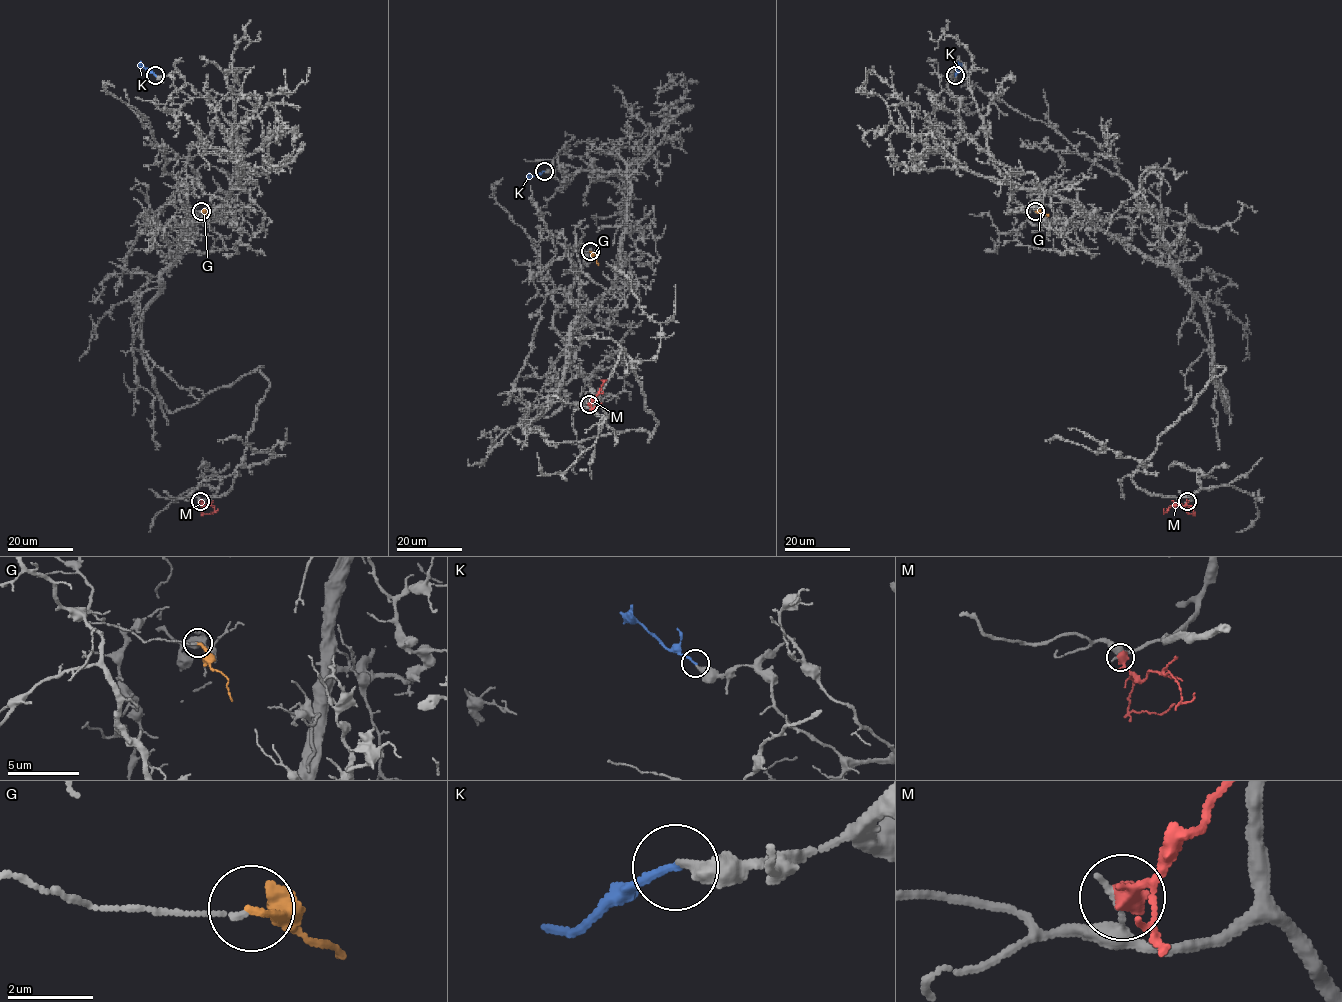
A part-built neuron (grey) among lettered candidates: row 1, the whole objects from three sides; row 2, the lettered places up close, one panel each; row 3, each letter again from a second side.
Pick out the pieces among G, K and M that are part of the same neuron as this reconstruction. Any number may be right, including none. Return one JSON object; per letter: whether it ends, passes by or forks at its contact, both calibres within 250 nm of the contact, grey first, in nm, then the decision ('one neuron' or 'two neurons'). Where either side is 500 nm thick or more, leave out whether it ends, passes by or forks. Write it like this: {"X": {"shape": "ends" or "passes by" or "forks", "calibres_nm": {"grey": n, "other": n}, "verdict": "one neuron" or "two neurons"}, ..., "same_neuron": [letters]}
{"G": {"shape": "ends", "calibres_nm": {"grey": 110, "other": 190}, "verdict": "two neurons"}, "K": {"shape": "ends", "calibres_nm": {"grey": 320, "other": 170}, "verdict": "one neuron"}, "M": {"calibres_nm": {"grey": 150, "other": 500}, "verdict": "two neurons"}, "same_neuron": ["K"]}

